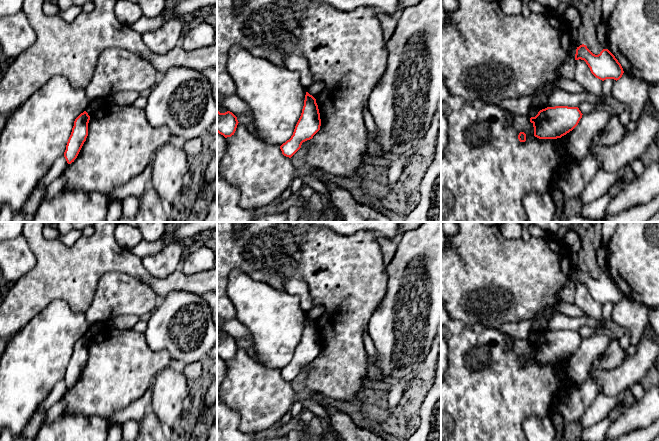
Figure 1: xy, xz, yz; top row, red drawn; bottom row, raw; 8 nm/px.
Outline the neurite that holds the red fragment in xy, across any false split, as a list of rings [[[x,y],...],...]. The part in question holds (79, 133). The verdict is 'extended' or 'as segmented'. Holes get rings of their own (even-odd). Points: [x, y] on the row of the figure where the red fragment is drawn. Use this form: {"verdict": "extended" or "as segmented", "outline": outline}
{"verdict": "as segmented", "outline": [[[84,111],[74,121],[74,126],[64,152],[64,157],[68,164],[74,162],[86,141],[89,120],[90,116]]]}

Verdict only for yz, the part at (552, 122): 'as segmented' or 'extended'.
as segmented

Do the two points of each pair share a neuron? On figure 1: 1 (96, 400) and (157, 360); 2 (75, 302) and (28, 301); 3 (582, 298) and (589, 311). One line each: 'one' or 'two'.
1: one
2: one
3: one

